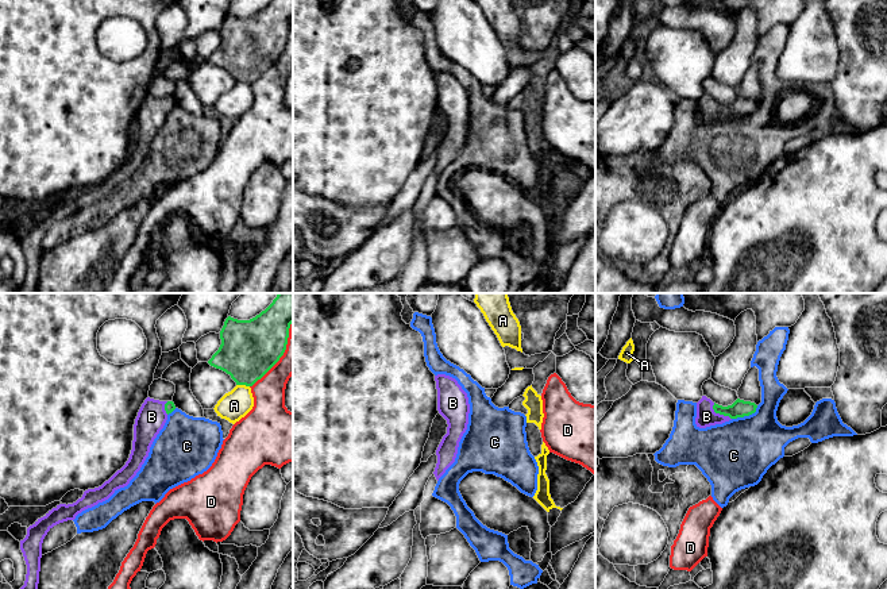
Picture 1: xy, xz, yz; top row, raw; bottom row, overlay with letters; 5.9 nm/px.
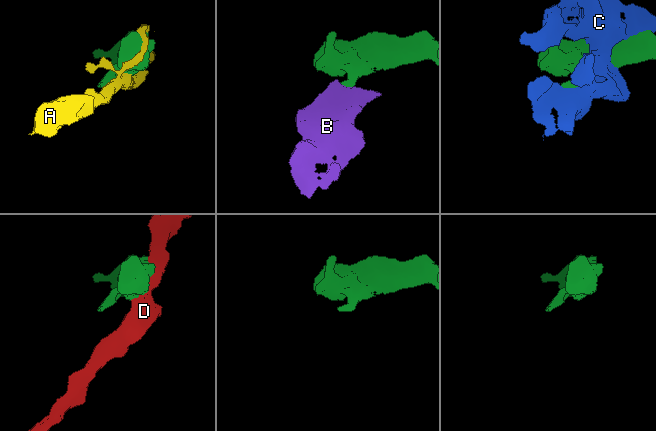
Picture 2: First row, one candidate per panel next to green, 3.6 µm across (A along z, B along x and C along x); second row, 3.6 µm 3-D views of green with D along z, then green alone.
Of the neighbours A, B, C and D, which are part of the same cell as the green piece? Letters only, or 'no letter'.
B

